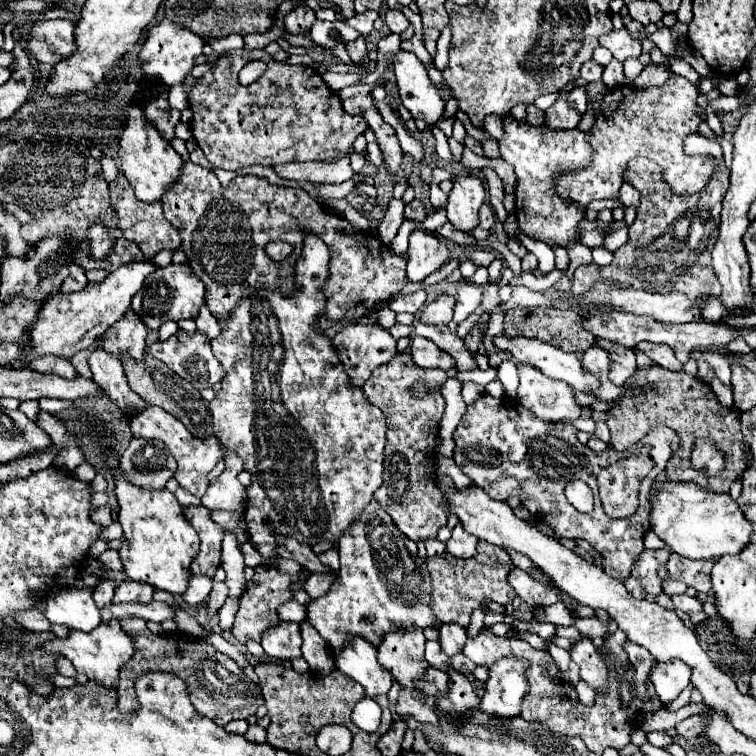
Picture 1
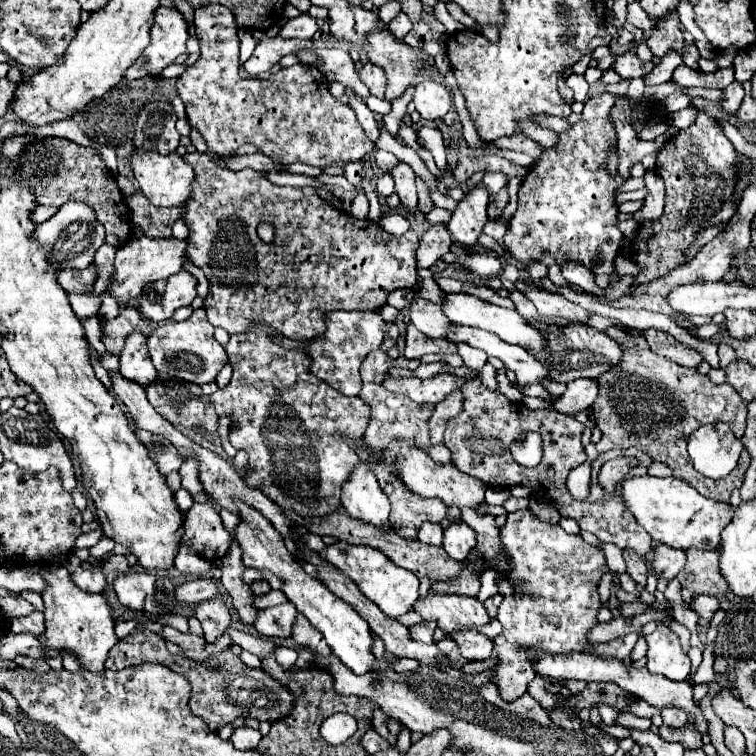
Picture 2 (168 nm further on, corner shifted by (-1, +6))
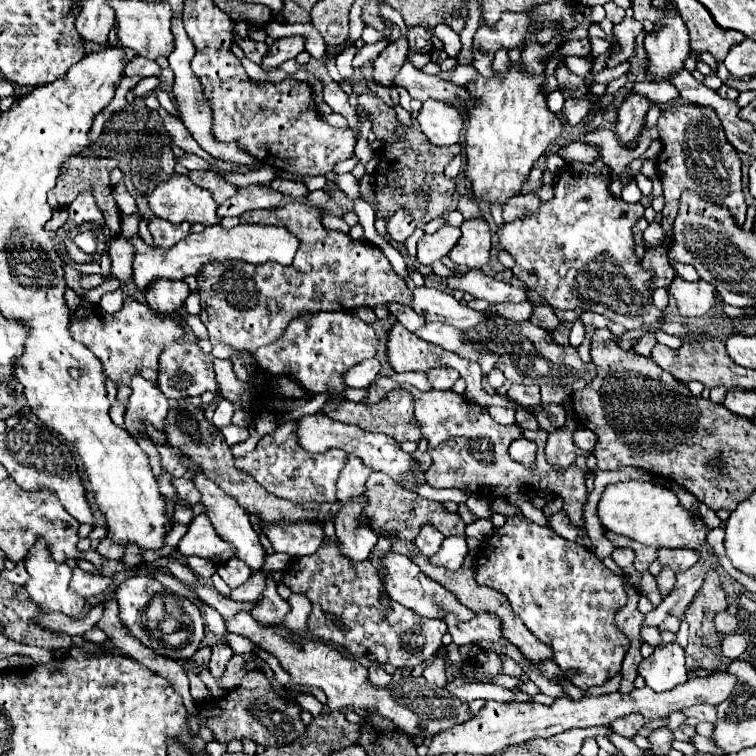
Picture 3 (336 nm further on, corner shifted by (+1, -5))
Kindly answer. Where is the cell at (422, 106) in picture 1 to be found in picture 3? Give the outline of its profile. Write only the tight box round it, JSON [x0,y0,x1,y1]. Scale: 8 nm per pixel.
[416,100,462,146]

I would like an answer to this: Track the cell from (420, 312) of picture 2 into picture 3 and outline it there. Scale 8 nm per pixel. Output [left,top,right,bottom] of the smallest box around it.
[390,304,426,332]

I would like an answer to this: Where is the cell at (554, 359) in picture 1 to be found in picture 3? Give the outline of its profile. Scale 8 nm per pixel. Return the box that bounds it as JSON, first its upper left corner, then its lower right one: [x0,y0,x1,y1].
[412,288,492,330]

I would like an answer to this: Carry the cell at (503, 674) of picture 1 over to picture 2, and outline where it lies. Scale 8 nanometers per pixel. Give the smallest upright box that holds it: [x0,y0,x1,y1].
[494,509,608,701]

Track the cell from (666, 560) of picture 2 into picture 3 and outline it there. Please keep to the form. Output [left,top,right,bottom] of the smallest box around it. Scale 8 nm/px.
[658,548,698,574]

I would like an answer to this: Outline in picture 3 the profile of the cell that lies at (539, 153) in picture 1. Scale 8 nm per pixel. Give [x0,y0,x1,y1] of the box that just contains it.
[496,156,656,330]

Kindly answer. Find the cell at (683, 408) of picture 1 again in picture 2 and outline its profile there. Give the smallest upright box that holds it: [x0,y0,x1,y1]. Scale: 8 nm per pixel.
[590,327,750,501]

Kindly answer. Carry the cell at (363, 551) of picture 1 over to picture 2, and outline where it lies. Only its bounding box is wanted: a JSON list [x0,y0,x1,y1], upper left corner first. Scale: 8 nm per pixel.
[342,463,390,527]

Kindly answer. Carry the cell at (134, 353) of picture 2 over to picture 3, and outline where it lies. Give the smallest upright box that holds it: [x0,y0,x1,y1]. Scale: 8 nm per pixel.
[126,376,168,434]

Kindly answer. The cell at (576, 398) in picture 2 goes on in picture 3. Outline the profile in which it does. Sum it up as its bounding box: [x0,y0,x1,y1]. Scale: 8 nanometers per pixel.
[546,412,580,468]

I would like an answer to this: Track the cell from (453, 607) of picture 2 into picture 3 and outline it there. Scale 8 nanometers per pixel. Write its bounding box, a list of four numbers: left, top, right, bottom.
[384,552,476,622]

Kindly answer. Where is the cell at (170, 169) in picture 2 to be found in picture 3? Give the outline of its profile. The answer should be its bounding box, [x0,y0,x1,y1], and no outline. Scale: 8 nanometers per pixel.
[148,172,218,224]

